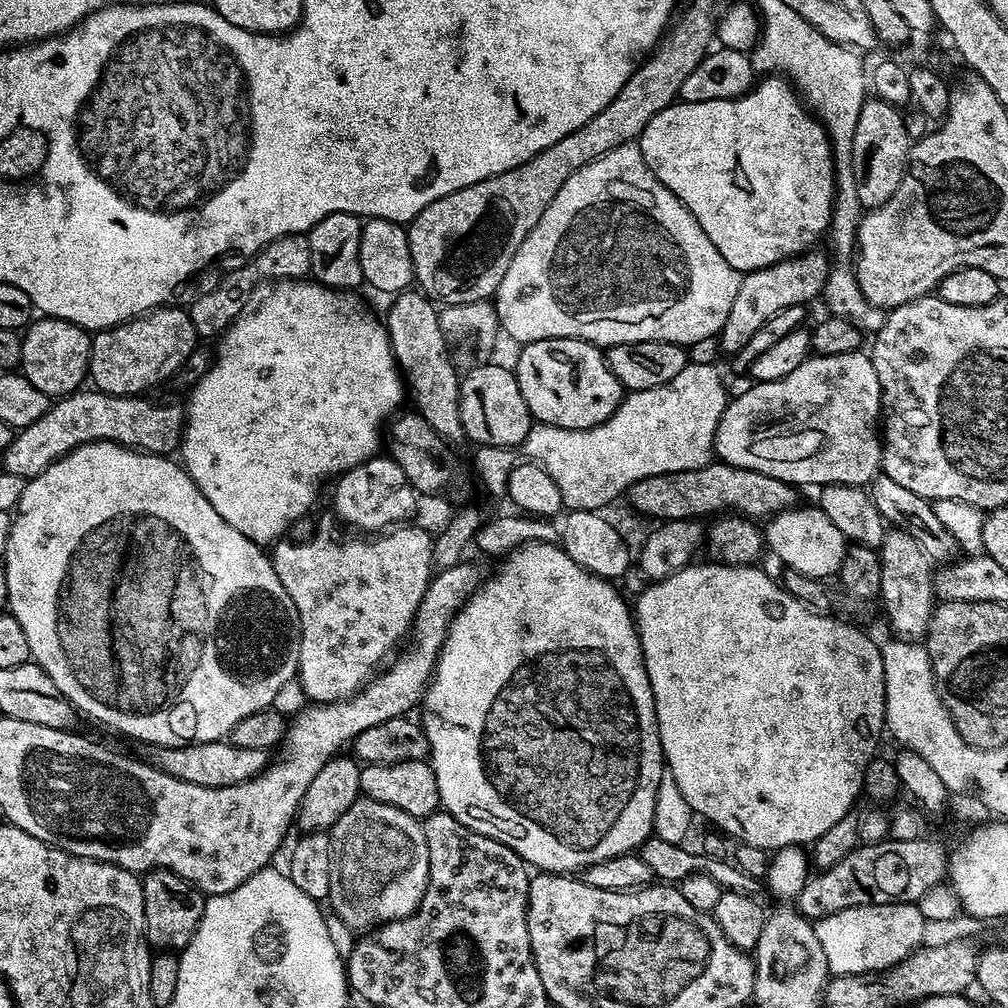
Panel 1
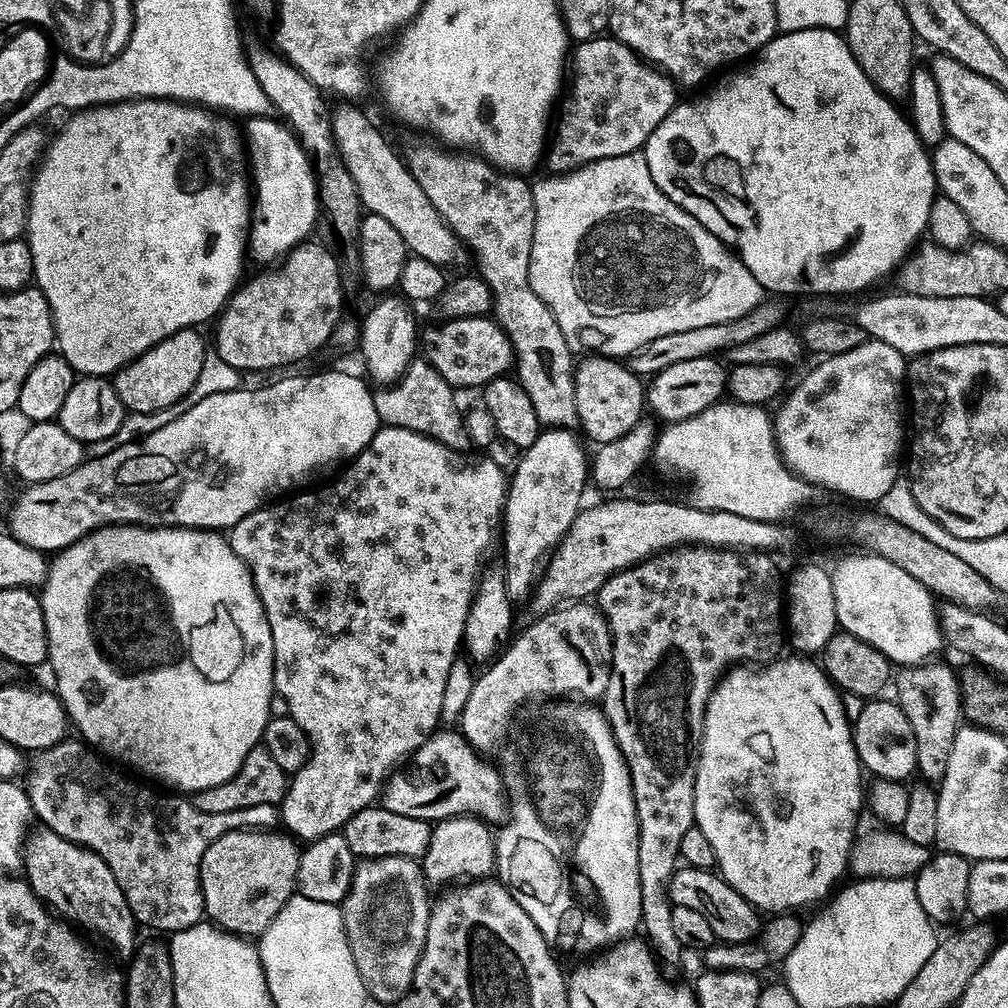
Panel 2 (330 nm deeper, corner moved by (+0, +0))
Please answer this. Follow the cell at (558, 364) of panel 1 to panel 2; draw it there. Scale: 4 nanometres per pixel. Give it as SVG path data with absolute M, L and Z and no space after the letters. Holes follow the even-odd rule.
M589 355L581 359L576 368L576 401L578 402L579 427L584 428L583 435L589 441L596 440L597 445L614 442L614 438L622 438L626 430L630 430L641 420L646 412L646 384L641 377L628 369L627 363L611 356Z

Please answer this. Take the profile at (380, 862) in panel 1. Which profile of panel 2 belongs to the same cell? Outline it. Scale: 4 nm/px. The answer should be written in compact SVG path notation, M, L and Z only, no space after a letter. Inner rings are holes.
M405 856L360 860L354 870L352 885L342 905L344 929L348 935L350 950L354 954L354 966L358 966L358 974L366 990L382 1006L395 1006L412 989L414 972L426 942L430 911L428 892L430 888L421 865Z

